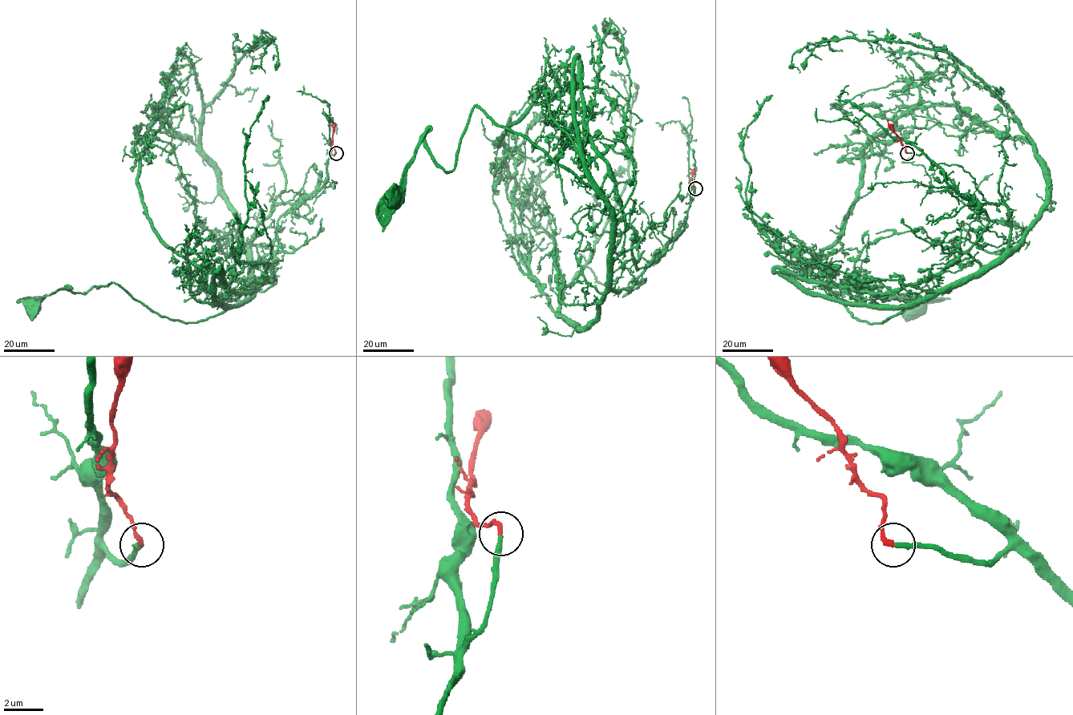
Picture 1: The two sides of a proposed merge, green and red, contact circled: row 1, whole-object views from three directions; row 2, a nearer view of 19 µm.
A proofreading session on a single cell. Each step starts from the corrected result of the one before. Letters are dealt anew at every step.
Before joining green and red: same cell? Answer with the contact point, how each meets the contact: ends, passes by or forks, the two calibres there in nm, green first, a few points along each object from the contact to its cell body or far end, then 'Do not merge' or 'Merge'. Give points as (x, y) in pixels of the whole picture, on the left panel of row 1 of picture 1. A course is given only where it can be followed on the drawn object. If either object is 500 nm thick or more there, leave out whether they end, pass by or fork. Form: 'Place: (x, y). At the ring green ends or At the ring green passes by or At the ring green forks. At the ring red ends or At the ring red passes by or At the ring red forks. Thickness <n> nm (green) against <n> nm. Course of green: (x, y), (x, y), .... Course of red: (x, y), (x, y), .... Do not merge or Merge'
Place: (336, 153). At the ring green ends. At the ring red ends. Thickness 260 nm (green) against 280 nm. Course of green: (336, 152), (327, 179), (279, 220), (252, 294), (231, 309), (171, 320), (114, 283), (35, 304). Course of red: (336, 152), (332, 146), (334, 124), (330, 120). Merge

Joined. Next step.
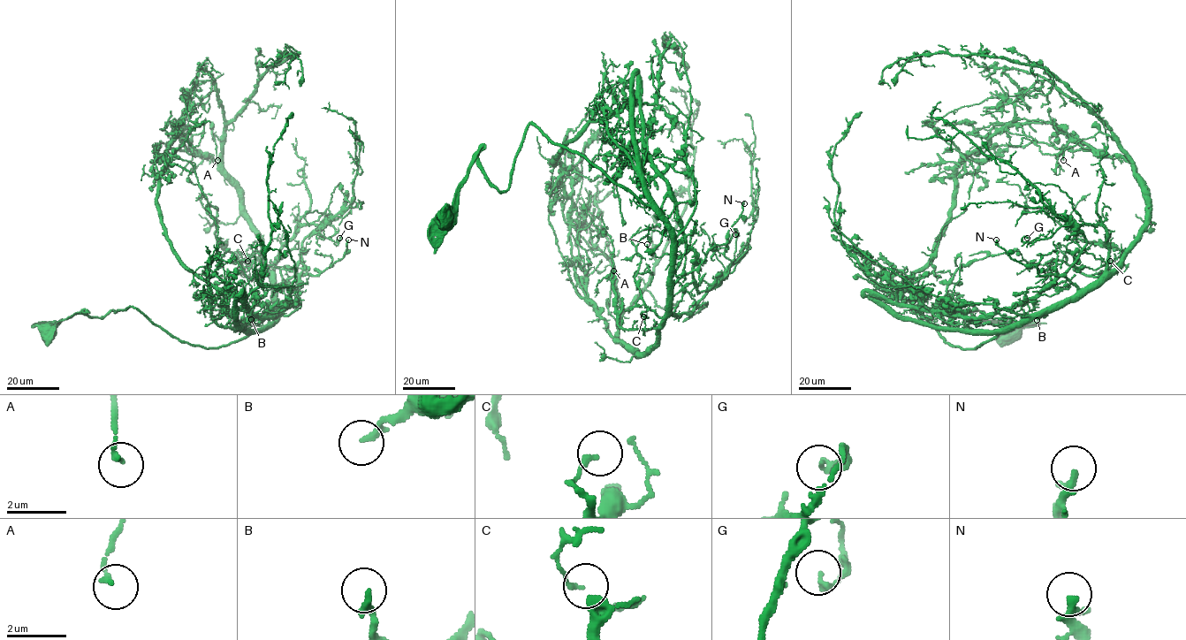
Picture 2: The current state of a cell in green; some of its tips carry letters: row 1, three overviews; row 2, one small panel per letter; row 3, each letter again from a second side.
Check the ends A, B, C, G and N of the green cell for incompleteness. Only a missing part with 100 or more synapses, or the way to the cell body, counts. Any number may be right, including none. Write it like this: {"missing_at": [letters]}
{"missing_at": []}

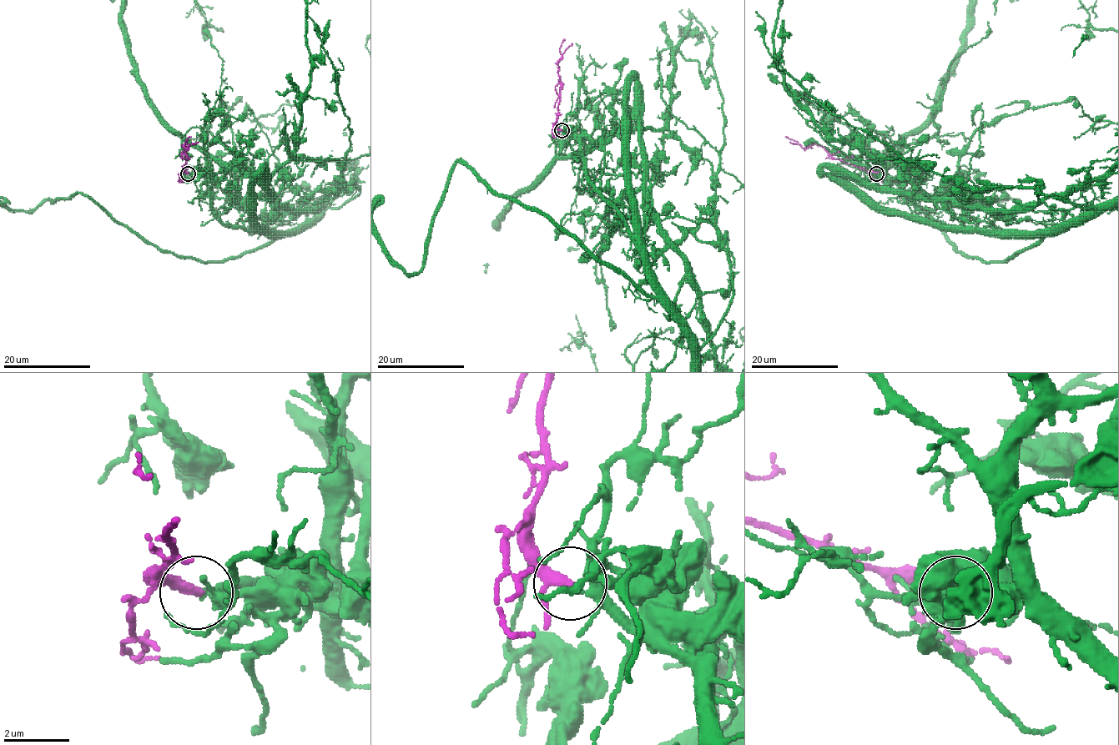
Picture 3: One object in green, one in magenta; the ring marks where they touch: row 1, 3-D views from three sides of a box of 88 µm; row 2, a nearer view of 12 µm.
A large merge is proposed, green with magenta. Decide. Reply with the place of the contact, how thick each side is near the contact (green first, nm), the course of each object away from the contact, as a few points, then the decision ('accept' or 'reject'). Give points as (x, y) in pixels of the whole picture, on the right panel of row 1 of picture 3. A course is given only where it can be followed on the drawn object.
(876, 173) | 190/240 nm | green via (876, 173), (937, 224), (1042, 238), (970, 257), (908, 195), (1015, 199), (962, 203), (1059, 231) | magenta via (876, 173), (834, 159), (819, 145), (811, 144), (803, 148), (785, 136) | accept

